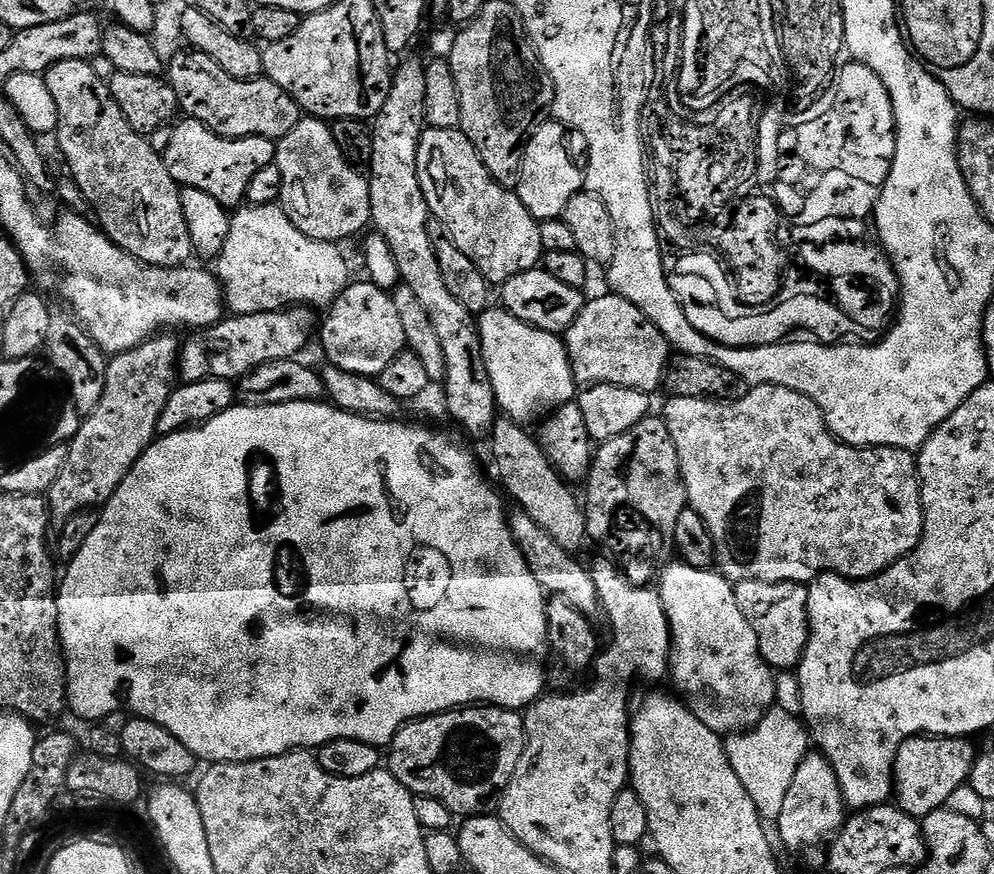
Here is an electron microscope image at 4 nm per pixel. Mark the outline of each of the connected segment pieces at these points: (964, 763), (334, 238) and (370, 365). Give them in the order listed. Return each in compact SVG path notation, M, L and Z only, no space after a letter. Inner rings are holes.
M912 736L898 750L896 765L892 767L894 800L903 812L923 818L947 805L950 794L958 786L969 783L978 748L968 738L942 736Z
M301 118L276 144L274 163L282 170L279 203L306 238L336 244L356 236L372 223L368 181L342 154L331 127L319 118Z
M363 282L364 284L349 283L348 287L340 293L334 303L327 309L328 317L323 317L318 328L318 344L324 347L327 363L334 364L352 374L362 374L378 378L400 352L405 351L404 335L402 334L402 321L398 319L398 306L394 306L391 295L377 284Z

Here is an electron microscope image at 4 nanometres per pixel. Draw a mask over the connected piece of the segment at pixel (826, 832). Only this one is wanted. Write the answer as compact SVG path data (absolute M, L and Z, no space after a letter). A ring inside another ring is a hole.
M809 751L802 766L794 773L794 782L790 782L790 791L786 793L782 814L774 821L774 828L780 831L780 840L792 852L808 852L811 848L827 845L836 833L844 826L846 805L844 795L838 786L838 774L834 774L834 766L819 751Z

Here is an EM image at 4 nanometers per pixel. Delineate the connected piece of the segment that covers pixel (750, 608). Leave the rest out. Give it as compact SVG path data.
M742 580L735 585L735 590L738 610L742 610L742 616L746 618L746 622L750 622L750 630L754 630L758 638L758 650L768 667L773 670L799 669L800 659L804 657L804 651L808 645L808 584L795 584L789 580L786 582Z

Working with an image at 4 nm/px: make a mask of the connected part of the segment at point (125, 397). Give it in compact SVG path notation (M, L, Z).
M157 334L152 336L146 342L142 342L138 346L134 346L125 352L117 352L108 361L108 369L106 370L106 390L102 390L102 399L98 401L98 406L94 406L94 410L89 416L83 417L80 421L80 429L73 440L68 441L68 453L66 454L66 463L62 465L62 470L58 474L58 479L55 480L54 486L50 486L50 490L46 494L49 513L53 517L57 516L57 521L63 522L70 519L74 514L86 512L89 510L99 509L107 504L108 499L118 490L118 486L122 486L122 482L126 478L126 474L130 474L130 470L134 466L134 462L138 462L138 458L142 458L142 454L149 448L152 441L157 439L156 427L158 426L158 418L162 418L162 410L166 410L166 402L170 402L172 397L172 389L178 384L178 361L180 359L179 339L175 340L175 335L172 334Z

